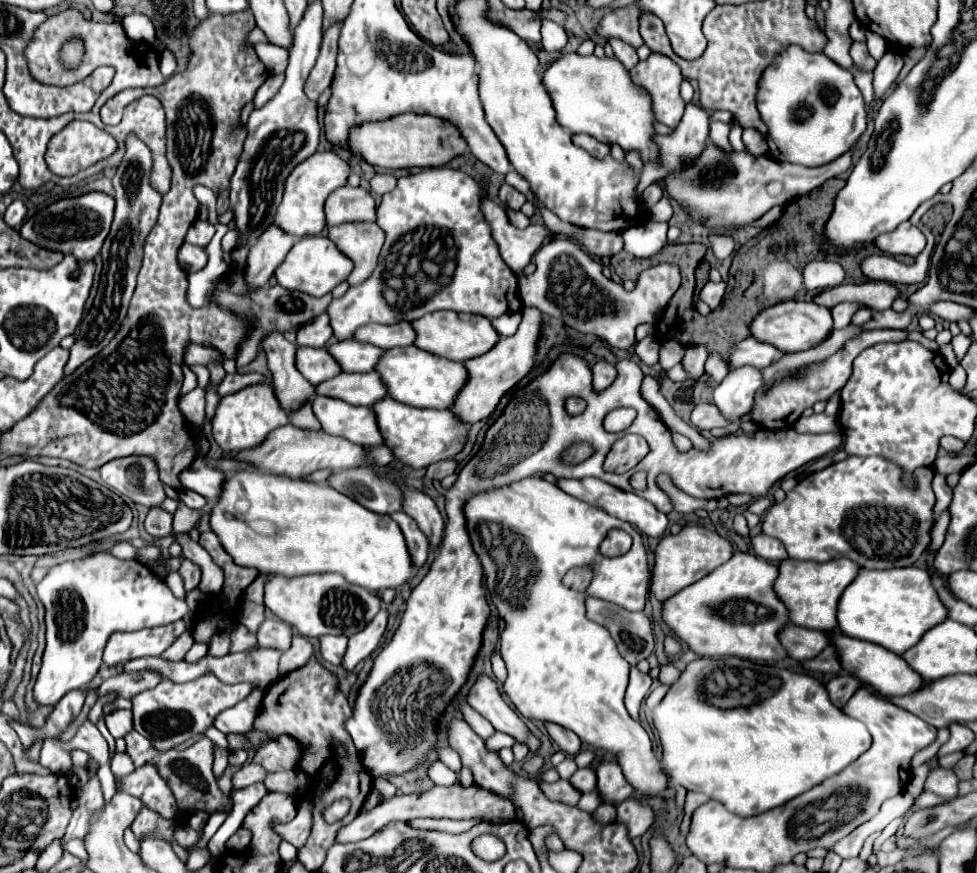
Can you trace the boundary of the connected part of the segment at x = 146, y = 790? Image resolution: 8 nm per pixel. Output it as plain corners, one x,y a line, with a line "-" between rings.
153,766
137,768
133,774
125,776
123,782
123,792
139,798
145,806
153,808
155,812
161,812
165,818
175,818
177,816
177,802
173,798
173,792
169,792
169,786
165,780
157,776
157,770

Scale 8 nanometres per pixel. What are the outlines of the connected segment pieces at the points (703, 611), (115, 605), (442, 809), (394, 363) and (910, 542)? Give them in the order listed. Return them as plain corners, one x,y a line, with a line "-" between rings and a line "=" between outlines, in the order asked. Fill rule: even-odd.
737,552
737,554
731,556
731,560
727,560
727,564
721,564
721,566
719,566
717,570
713,570
709,576
697,580
695,584
687,586
687,588
683,588
681,592
677,592
675,596
667,598
667,600
663,602
661,620
663,620
663,622
667,624
667,628
675,634
675,638
683,640
683,642
689,646
689,650
693,650
693,652
695,652
697,656
701,656
701,658
737,656
737,658
745,658
745,660
765,660
765,662
769,662
769,660
781,660
781,658
787,656
787,652
785,652
785,648
781,646
777,634
779,634
779,630
781,630
785,624
789,624
789,618
787,618
787,608
785,608
785,604
783,604
783,602
775,596
775,592
773,592
773,580
775,580
775,578
777,578
777,564
765,562
765,560
761,560
759,556
755,556
755,554
751,554
751,552
=
109,552
53,566
37,584
37,596
45,606
47,626
43,664
33,688
33,698
41,706
55,706
67,692
85,686
97,674
105,640
113,632
171,624
189,612
187,602
175,598
149,566
137,560
121,560
=
459,782
451,784
451,786
433,786
431,790
423,792
423,794
403,794
403,796
395,796
391,800
385,800
383,804
367,810
367,812
359,812
359,816
339,828
337,832
337,842
359,842
363,838
369,838
373,836
373,832
381,830
387,822
393,822
393,820
413,820
413,818
423,818
423,816
429,816
429,818
475,818
475,816
483,816
485,820
491,820
491,822
509,822
509,820
515,820
515,808
513,808
513,802
509,802
507,798
501,798
501,796
495,796
491,794
489,790
483,790
479,788
477,784
471,784
471,786
461,786
=
417,346
385,350
375,366
375,372
381,376
387,396
415,408
449,408
449,402
461,390
461,384
465,384
465,368
461,362
439,358
=
849,456
803,478
787,492
783,502
765,512
761,528
781,540
795,560
827,562
849,556
849,560
867,570
913,566
927,550
935,524
935,494
931,488
935,474
931,468
917,468
913,472
915,486
911,488
903,484
901,476
903,470
883,456
-
861,506
871,510
855,510

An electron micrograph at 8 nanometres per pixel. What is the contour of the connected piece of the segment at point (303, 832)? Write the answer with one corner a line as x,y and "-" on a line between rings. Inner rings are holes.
305,800
305,804
299,804
297,816
289,822
289,824
279,824
277,834
291,842
295,848
301,848
301,844
305,842
305,838
309,838
309,824
311,824
311,814
309,814
309,802

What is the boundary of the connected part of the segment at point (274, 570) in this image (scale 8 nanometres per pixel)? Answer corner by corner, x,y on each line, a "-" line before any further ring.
259,470
233,472
223,482
221,496
209,514
209,524
233,562
245,568
255,568
261,574
299,576
339,572
345,576
345,580
367,588
369,592
399,588
413,576
413,564
409,564
409,552
405,552
405,538
395,520
391,520
387,514
369,512
353,498
327,484
309,482
305,478
277,476

